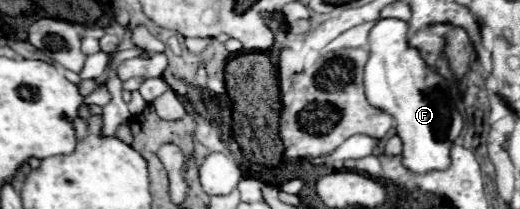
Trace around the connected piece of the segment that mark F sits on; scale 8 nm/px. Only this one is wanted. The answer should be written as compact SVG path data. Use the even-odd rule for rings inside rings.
M379 19L369 33L369 49L371 49L371 57L365 65L365 95L371 105L395 117L397 135L403 141L403 153L401 153L403 167L413 171L415 175L425 175L431 171L445 171L451 165L451 155L449 155L451 145L453 145L451 139L457 139L463 129L463 117L457 113L455 105L447 97L445 79L439 73L435 73L435 69L425 65L419 51L409 47L405 21Z

